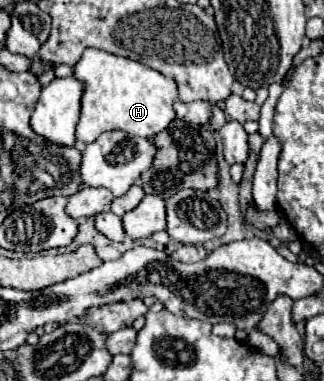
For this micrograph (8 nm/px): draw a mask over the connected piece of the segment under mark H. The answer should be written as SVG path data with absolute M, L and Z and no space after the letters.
M88 48L82 60L74 66L74 76L86 84L80 122L76 126L76 140L84 144L94 142L102 132L108 130L124 130L134 136L154 138L176 118L172 108L172 104L178 100L176 80L136 60L98 48Z

